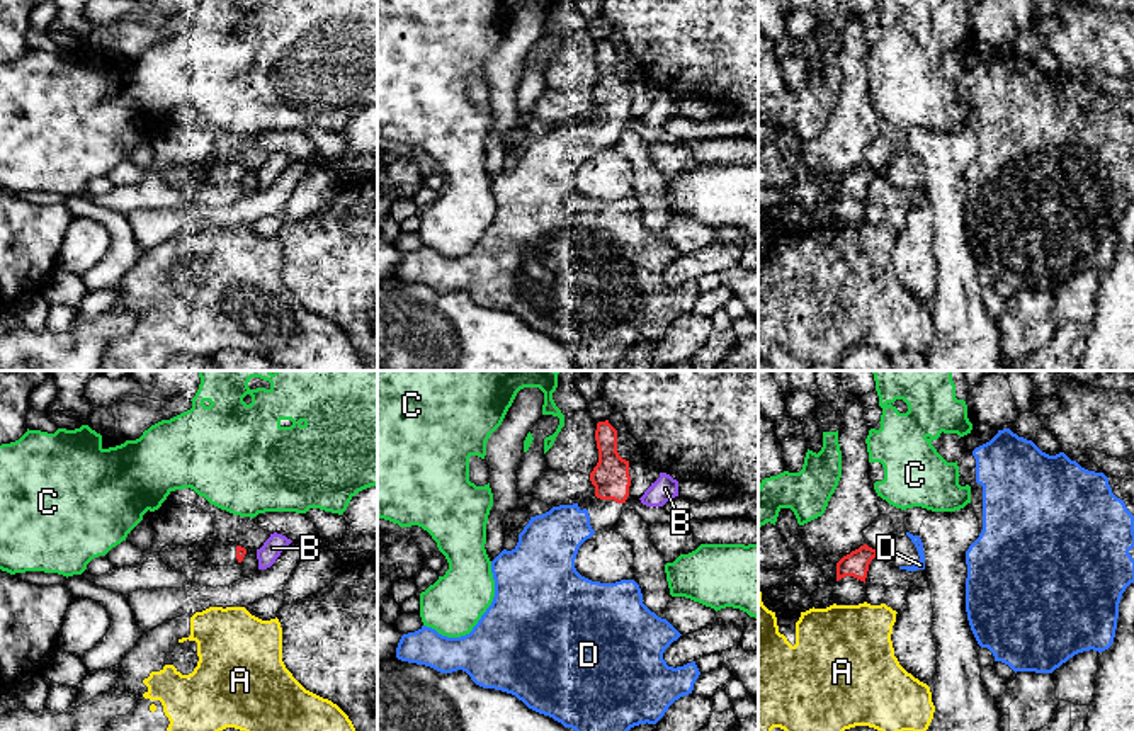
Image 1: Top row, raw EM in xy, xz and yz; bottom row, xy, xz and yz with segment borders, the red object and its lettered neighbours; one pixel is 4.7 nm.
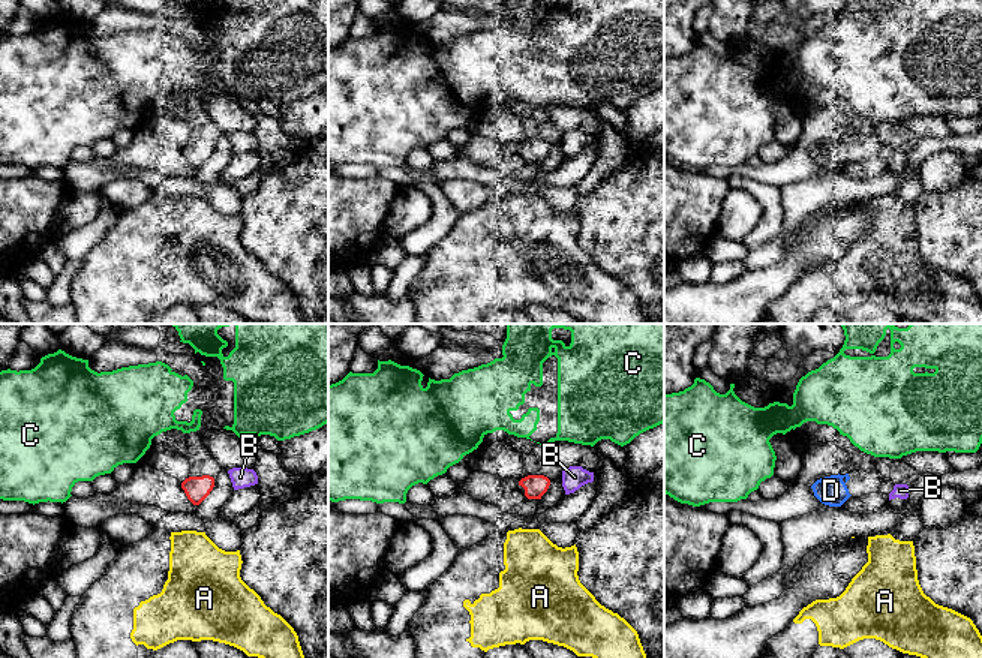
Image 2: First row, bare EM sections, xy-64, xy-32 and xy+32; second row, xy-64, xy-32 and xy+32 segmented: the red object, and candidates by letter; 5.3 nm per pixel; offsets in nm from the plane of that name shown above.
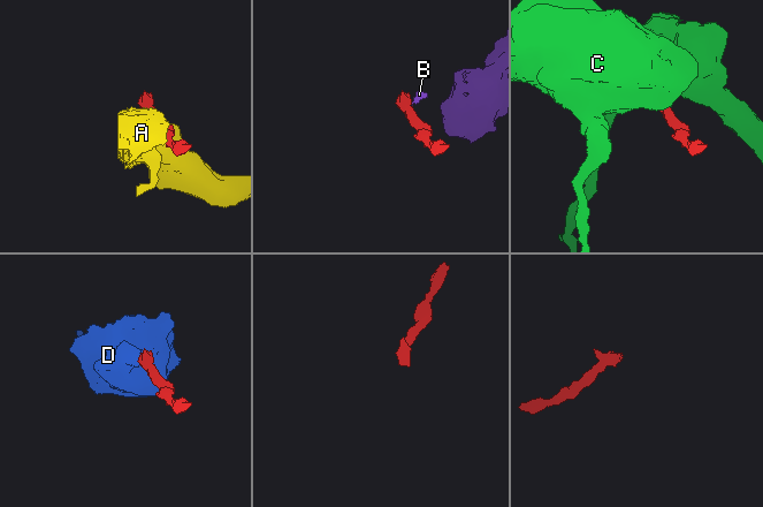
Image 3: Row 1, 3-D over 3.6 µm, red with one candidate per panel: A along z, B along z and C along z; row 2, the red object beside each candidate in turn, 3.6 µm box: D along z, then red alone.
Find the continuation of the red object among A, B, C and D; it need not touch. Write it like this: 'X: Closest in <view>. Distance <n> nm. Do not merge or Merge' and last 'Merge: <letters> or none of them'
A: Closest in yz. Distance 100 nm. Do not merge
B: Closest in xy. Distance 60 nm. Do not merge
C: Closest in xy. Distance 140 nm. Do not merge
D: Closest in xz. Distance 80 nm. Merge
Merge: D

